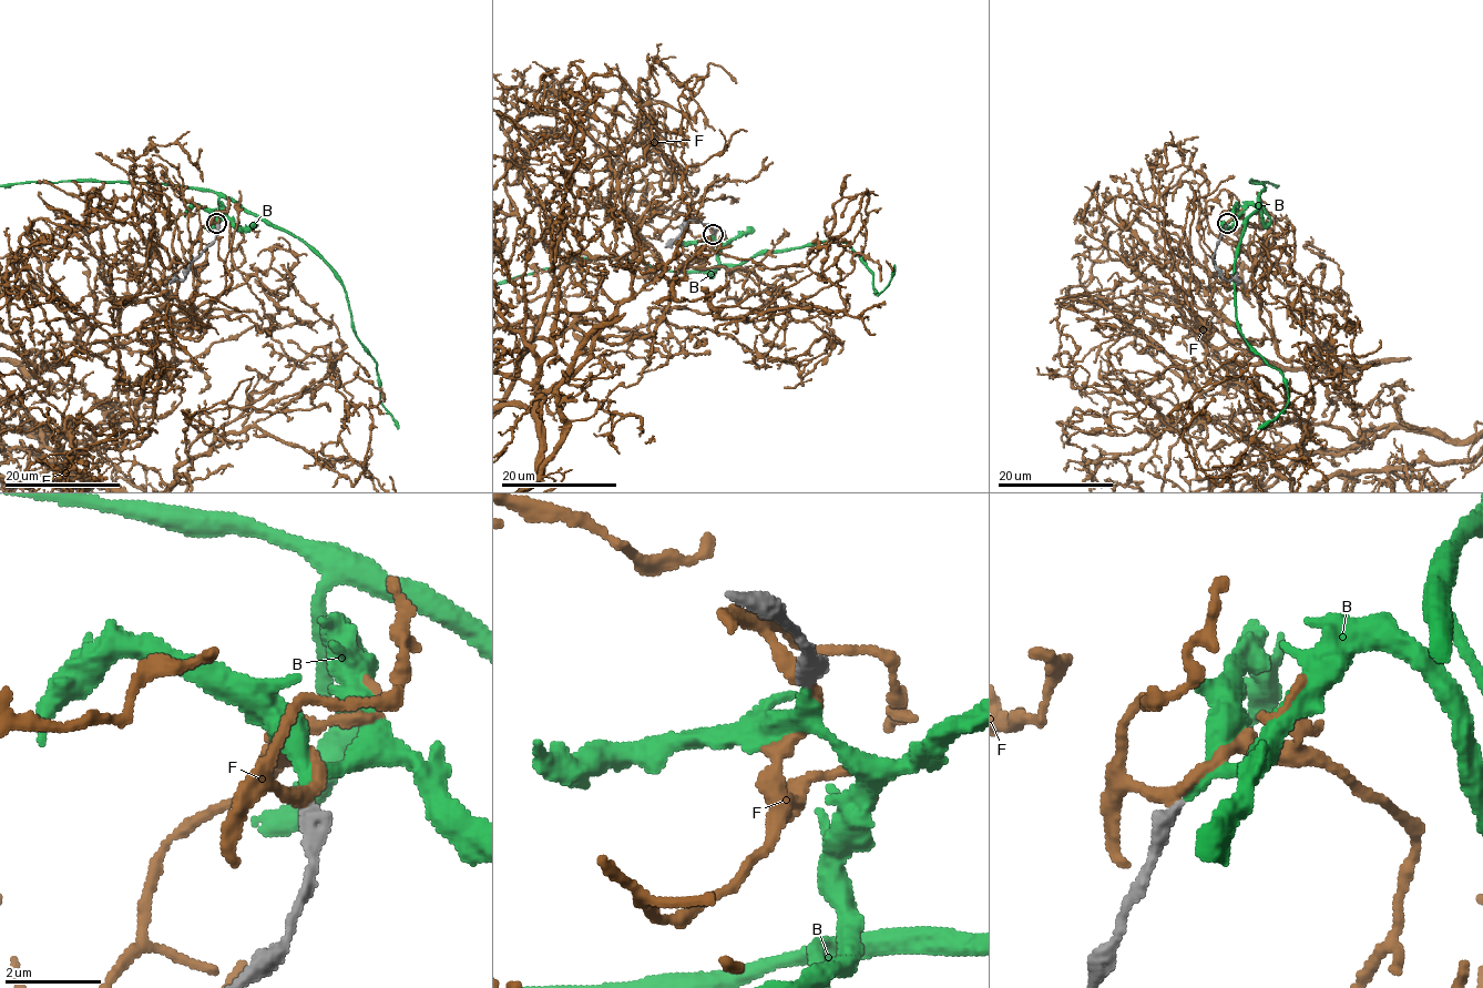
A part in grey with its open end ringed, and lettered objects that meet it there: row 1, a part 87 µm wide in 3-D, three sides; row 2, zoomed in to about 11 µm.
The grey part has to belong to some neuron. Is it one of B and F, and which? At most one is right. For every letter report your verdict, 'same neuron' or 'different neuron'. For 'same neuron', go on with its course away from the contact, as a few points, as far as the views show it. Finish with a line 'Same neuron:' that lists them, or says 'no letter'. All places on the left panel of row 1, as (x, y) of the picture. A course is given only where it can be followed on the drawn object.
B: same neuron; course (217, 224), (223, 215), (218, 196), (208, 191), (162, 184), (26, 182)
F: different neuron
Same neuron: B

